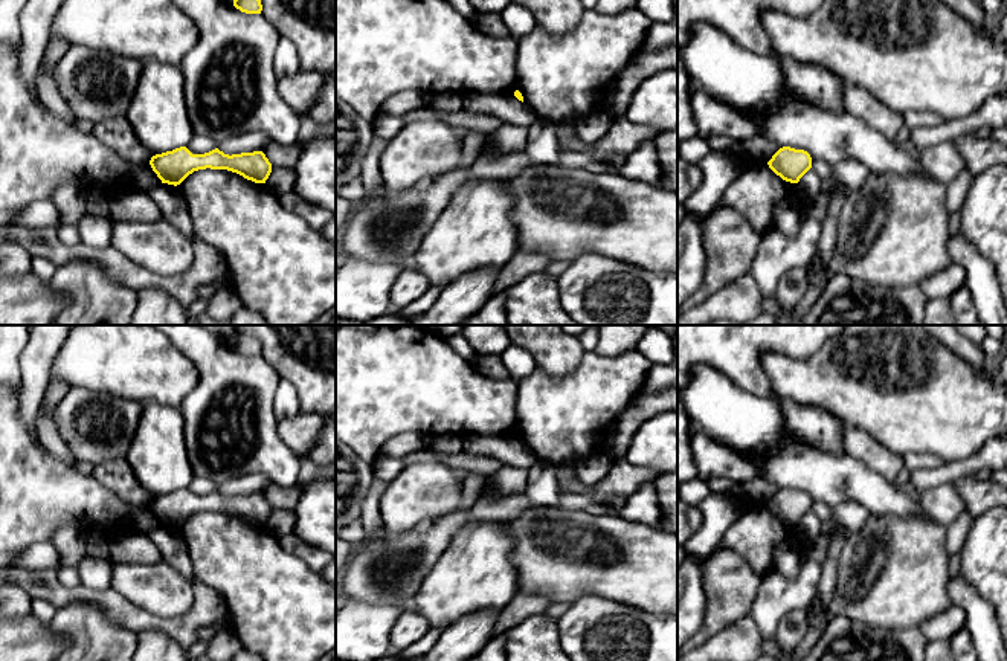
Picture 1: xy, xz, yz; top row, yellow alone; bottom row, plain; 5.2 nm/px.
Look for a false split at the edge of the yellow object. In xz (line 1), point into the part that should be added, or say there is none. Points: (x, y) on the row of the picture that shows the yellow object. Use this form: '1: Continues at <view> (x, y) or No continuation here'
1: No continuation here

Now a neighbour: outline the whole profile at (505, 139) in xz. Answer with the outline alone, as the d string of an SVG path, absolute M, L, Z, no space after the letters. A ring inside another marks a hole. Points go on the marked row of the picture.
M502 124L487 134L487 147L479 150L478 160L500 159L513 151L525 150L526 139L526 127Z

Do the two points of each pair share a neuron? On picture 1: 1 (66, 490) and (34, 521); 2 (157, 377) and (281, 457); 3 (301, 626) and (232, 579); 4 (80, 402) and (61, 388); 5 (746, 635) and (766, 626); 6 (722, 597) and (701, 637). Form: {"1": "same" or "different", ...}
{"1": "same", "2": "different", "3": "same", "4": "different", "5": "different", "6": "same"}

